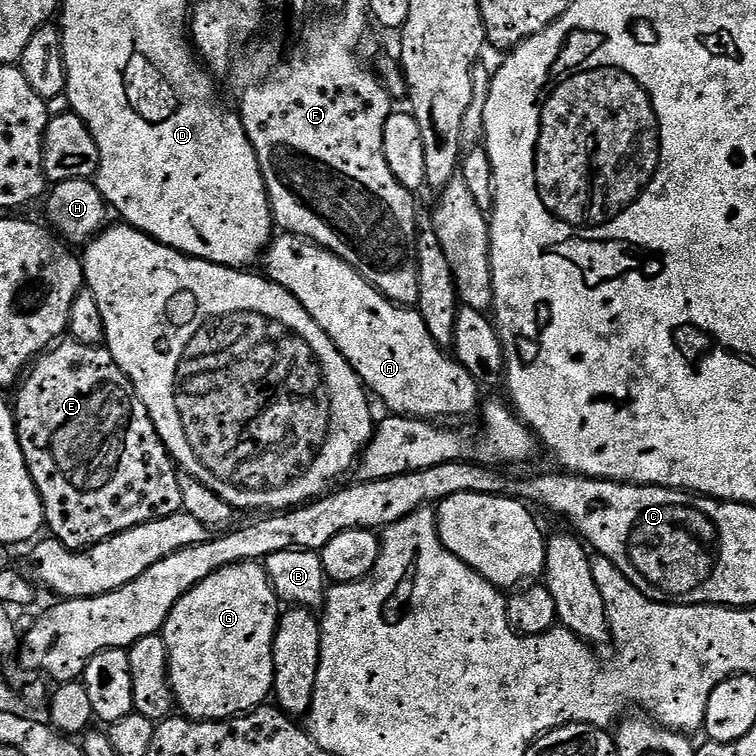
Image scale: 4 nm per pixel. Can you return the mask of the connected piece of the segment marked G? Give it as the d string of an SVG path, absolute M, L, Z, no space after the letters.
M249 562L246 564L231 564L214 574L210 578L202 578L198 586L194 586L176 603L174 610L166 618L162 629L162 635L166 642L168 651L168 677L172 683L172 693L176 696L176 708L189 720L231 720L234 716L243 716L246 712L252 712L255 708L261 707L264 700L273 695L272 683L274 682L274 634L276 633L276 623L280 620L282 611L282 601L277 596L270 578L266 574L263 563Z

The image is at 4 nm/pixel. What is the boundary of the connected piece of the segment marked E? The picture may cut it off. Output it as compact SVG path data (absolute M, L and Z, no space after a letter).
M61 339L43 356L36 357L14 395L18 442L42 498L47 531L52 531L49 533L70 551L83 552L122 530L181 511L177 465L161 442L136 387L114 362L107 347Z

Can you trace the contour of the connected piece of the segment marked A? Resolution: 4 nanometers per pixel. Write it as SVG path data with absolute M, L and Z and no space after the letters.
M280 234L269 244L263 264L267 279L298 298L347 358L365 389L375 399L377 396L389 413L436 422L439 416L466 416L476 403L478 408L481 385L459 360L438 347L419 311L393 304L342 258L304 236Z

